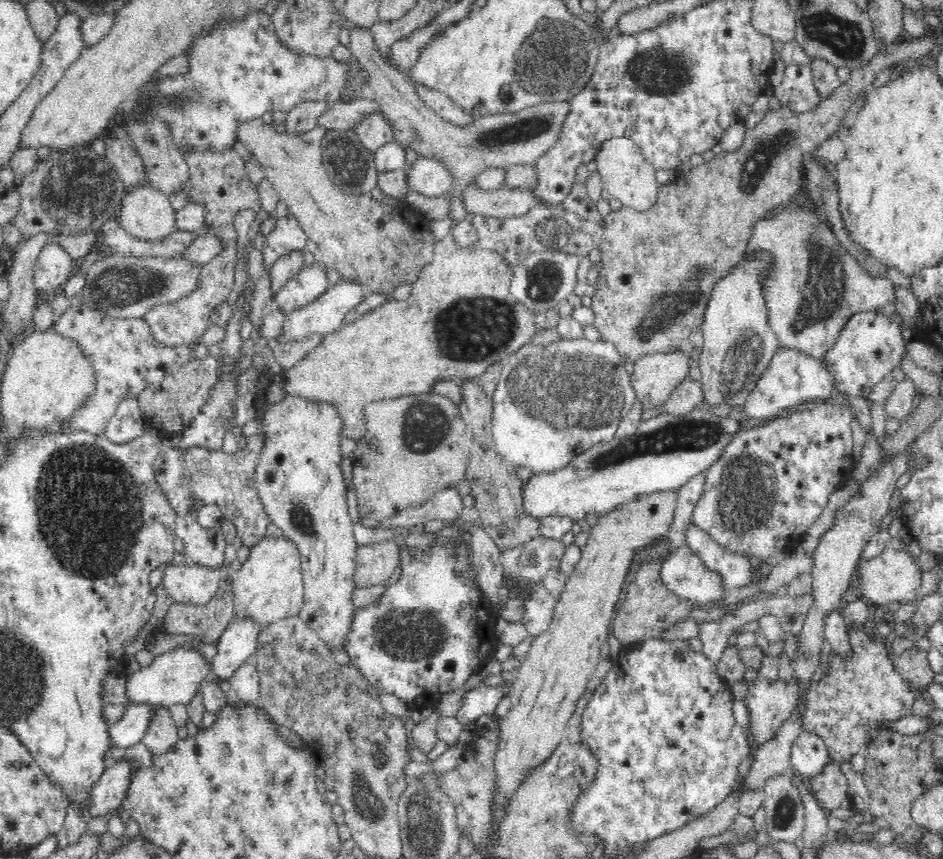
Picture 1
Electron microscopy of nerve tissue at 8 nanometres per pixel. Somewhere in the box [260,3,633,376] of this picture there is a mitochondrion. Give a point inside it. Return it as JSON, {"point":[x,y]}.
{"point":[550,57]}

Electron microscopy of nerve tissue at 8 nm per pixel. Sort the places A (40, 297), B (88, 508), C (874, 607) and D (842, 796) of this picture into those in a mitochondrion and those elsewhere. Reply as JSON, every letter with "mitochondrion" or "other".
{"A":"other","B":"mitochondrion","C":"other","D":"other"}

